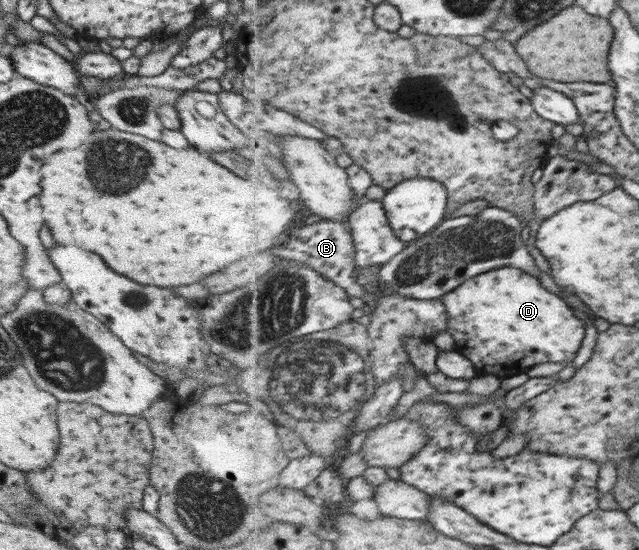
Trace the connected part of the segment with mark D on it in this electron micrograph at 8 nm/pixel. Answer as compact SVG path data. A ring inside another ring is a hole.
M515 266L498 268L468 279L441 299L449 316L448 332L453 337L454 349L475 364L479 376L493 374L503 380L525 373L534 364L571 363L586 336L584 322L574 316L572 308L562 298L548 292L537 276Z

